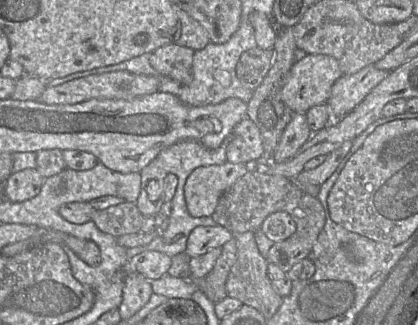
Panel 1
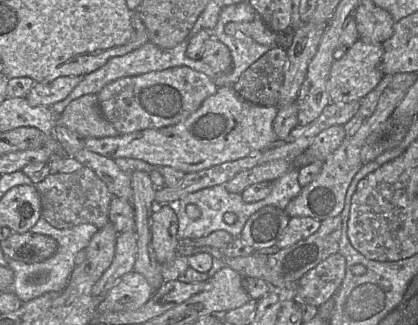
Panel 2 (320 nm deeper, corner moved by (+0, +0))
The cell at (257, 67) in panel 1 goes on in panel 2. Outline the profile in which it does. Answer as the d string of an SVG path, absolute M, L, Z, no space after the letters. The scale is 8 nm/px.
M270 49L253 63L233 86L245 101L259 106L277 106L286 75L287 51Z

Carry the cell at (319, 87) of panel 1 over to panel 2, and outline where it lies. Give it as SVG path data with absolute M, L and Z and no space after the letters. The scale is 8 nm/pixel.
M359 39L348 49L342 51L331 66L328 79L331 103L360 101L371 92L383 77L381 70L382 56L382 45Z

